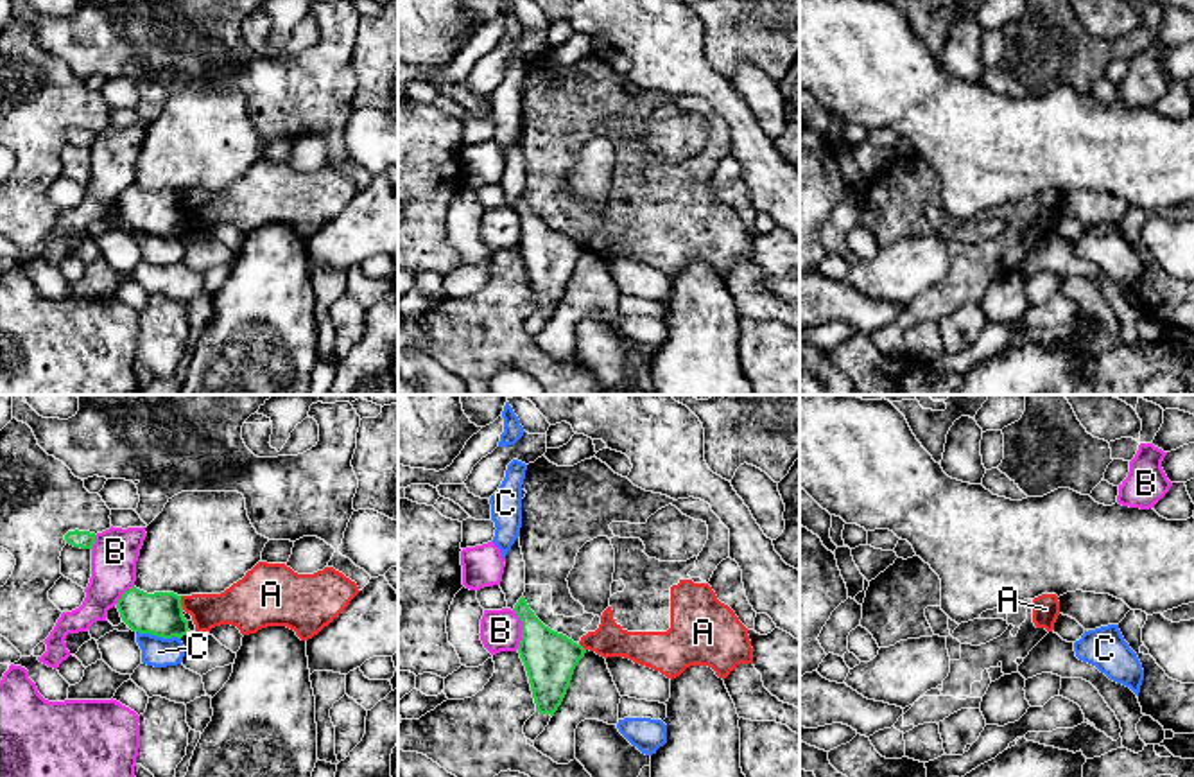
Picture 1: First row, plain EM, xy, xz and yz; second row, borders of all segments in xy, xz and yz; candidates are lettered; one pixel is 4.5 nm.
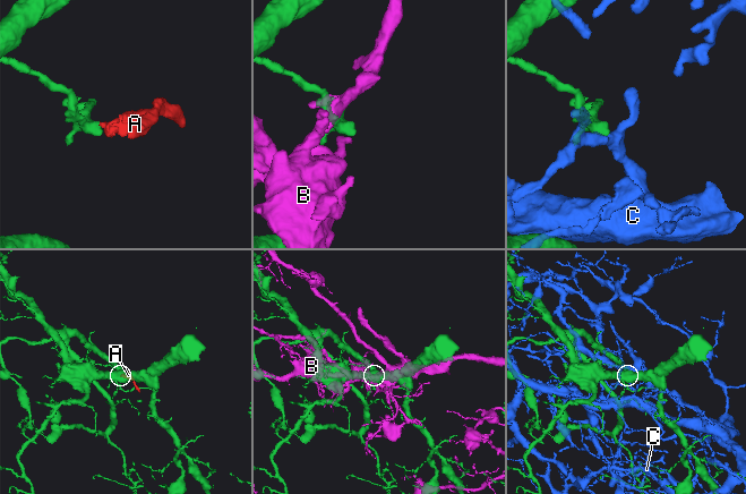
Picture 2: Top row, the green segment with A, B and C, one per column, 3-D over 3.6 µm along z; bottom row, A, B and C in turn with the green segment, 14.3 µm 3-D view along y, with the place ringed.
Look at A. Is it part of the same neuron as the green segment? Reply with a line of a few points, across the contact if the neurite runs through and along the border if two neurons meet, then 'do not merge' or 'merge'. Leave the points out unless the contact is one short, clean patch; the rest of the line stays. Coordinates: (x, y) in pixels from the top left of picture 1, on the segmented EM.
xy (180, 596), (183, 609) | do not merge

